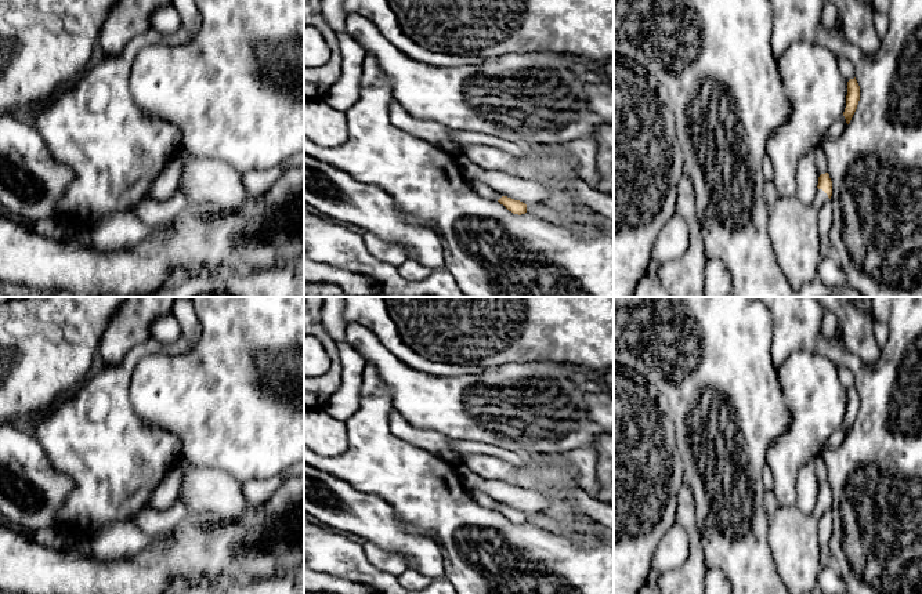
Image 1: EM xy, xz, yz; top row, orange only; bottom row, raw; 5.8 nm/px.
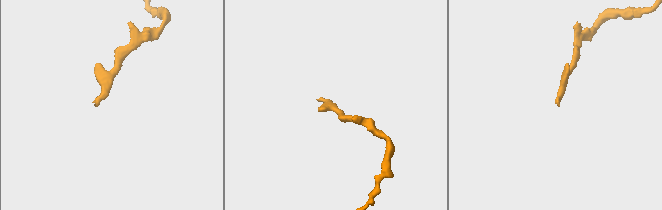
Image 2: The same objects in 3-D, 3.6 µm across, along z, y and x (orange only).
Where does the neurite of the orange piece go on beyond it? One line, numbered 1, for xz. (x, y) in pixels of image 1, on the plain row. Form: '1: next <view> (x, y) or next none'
1: next none

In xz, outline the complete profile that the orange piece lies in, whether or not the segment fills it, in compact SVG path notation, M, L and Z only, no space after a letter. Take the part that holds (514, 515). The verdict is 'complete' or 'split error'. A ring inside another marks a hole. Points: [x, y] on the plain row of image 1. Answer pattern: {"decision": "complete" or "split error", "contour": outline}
{"decision": "complete", "contour": "M502 506L498 510L500 514L503 514L509 521L511 521L513 524L525 524L527 522L527 514L520 511L520 510L514 510L511 507L507 506Z"}

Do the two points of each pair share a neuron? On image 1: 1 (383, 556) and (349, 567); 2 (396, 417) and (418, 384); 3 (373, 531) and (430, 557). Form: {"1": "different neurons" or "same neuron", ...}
{"1": "different neurons", "2": "different neurons", "3": "same neuron"}

